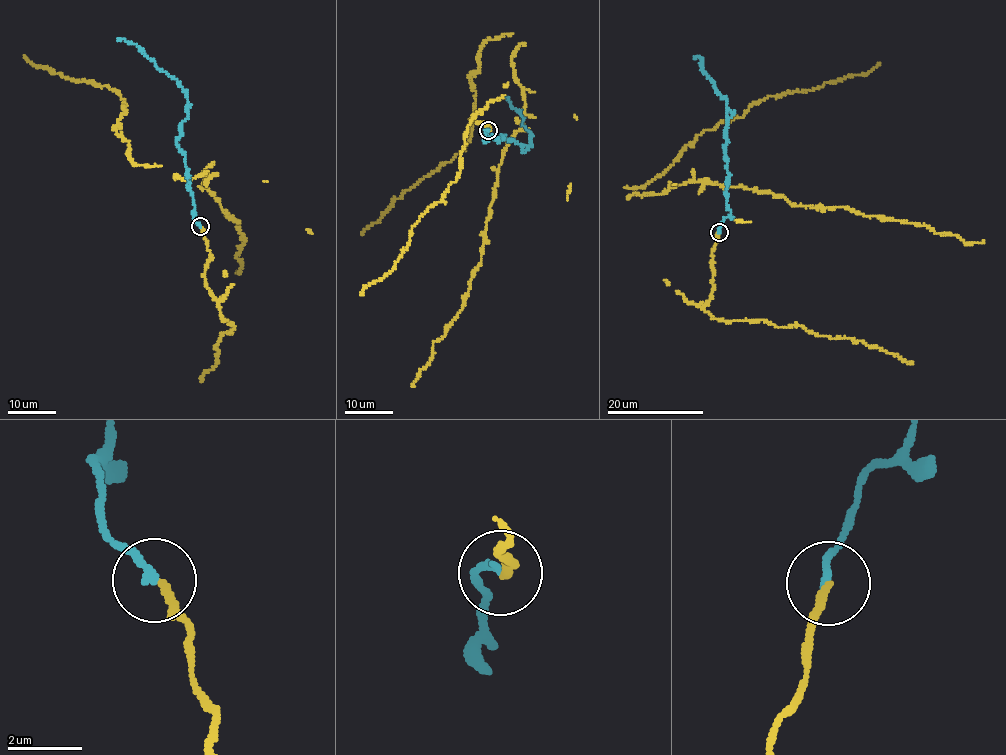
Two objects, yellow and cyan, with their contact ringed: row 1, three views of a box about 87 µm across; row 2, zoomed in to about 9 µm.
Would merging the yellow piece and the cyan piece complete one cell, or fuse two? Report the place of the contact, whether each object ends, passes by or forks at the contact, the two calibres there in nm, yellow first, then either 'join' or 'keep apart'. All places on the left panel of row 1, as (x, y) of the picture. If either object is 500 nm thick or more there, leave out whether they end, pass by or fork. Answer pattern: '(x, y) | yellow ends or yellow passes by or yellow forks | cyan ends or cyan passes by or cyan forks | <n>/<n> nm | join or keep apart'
(200, 226) | yellow ends | cyan ends | 200/200 nm | join

